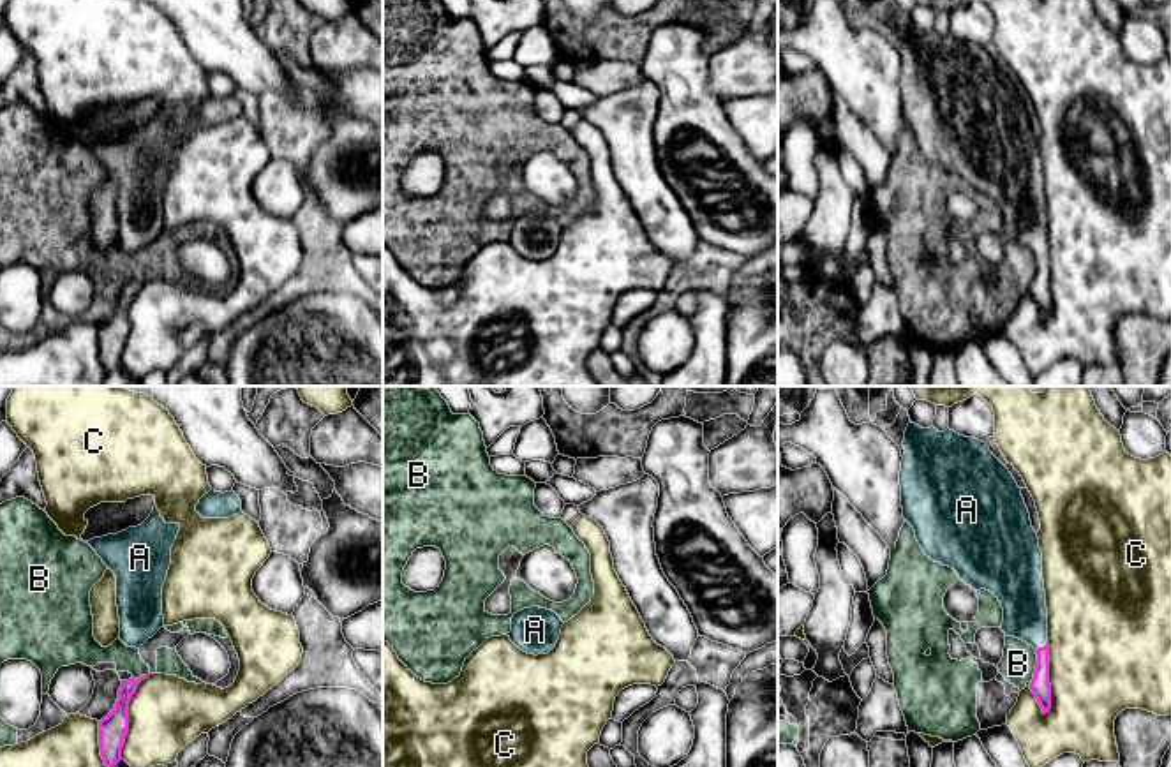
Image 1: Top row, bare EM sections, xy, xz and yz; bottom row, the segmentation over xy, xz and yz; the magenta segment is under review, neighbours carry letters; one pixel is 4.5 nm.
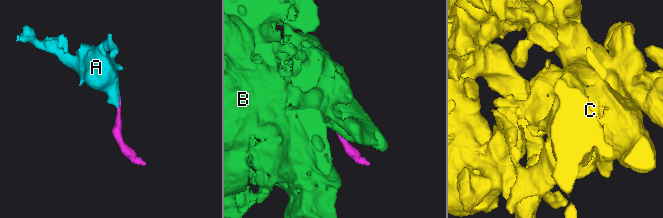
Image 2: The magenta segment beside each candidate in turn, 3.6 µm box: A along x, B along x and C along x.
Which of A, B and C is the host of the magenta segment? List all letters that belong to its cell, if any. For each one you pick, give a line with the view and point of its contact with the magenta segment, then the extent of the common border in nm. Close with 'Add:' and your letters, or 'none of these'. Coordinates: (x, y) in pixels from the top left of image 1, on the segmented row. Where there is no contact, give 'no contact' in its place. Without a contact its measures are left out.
A: meets magenta in yz at (1041, 647); contact 80 nm long
Add: A

